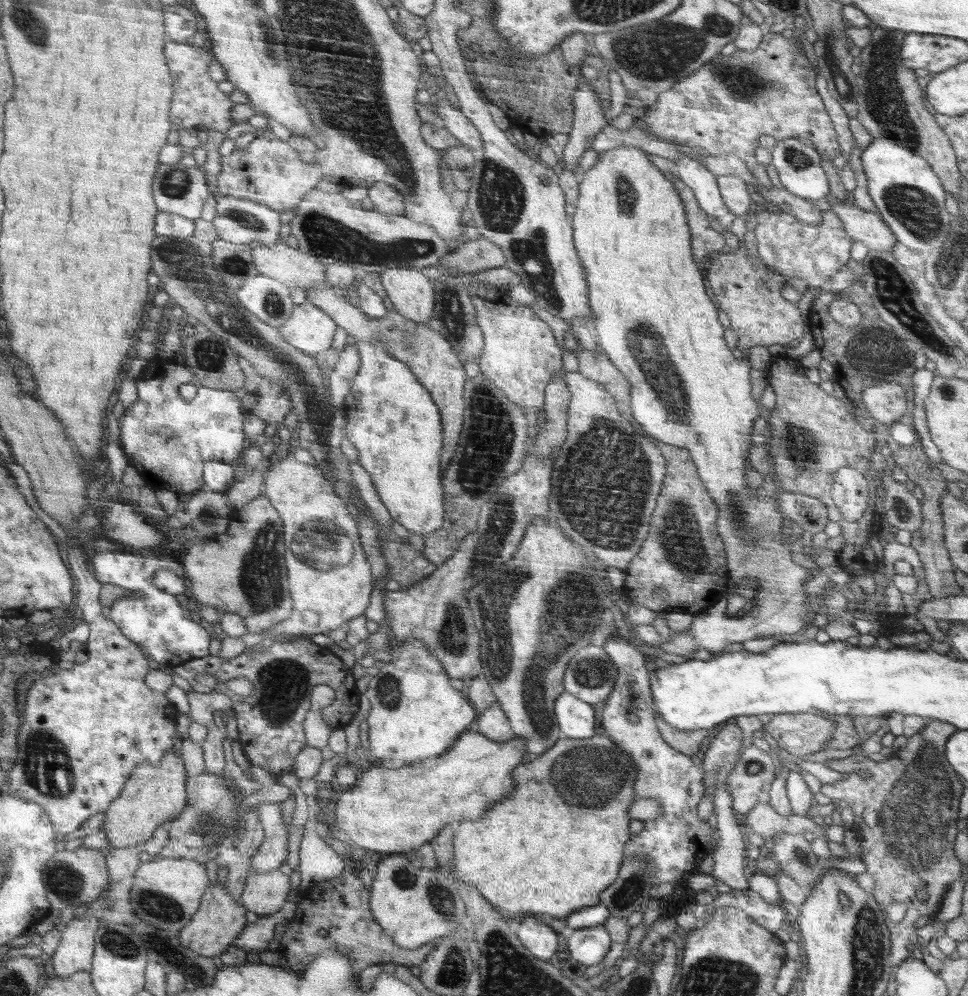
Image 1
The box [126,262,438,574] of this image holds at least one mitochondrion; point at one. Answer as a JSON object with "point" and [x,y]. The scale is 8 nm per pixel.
{"point":[210,354]}

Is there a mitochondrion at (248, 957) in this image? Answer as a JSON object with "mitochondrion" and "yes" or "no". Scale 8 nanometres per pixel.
{"mitochondrion":"no"}

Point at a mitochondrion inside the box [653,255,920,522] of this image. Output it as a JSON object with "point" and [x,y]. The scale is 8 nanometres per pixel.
{"point":[871,353]}

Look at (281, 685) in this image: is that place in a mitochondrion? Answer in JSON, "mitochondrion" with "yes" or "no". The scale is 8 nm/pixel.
{"mitochondrion":"yes"}

